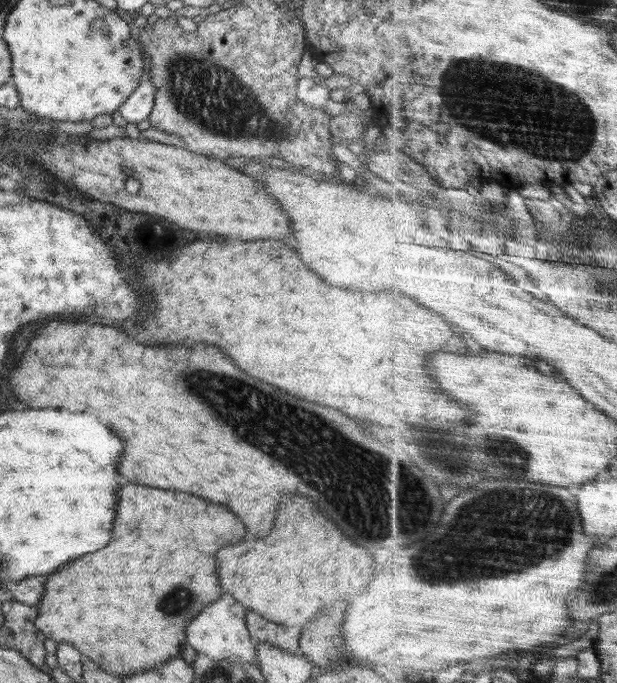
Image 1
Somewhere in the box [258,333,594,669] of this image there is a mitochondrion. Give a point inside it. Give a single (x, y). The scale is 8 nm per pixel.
(512, 527)

